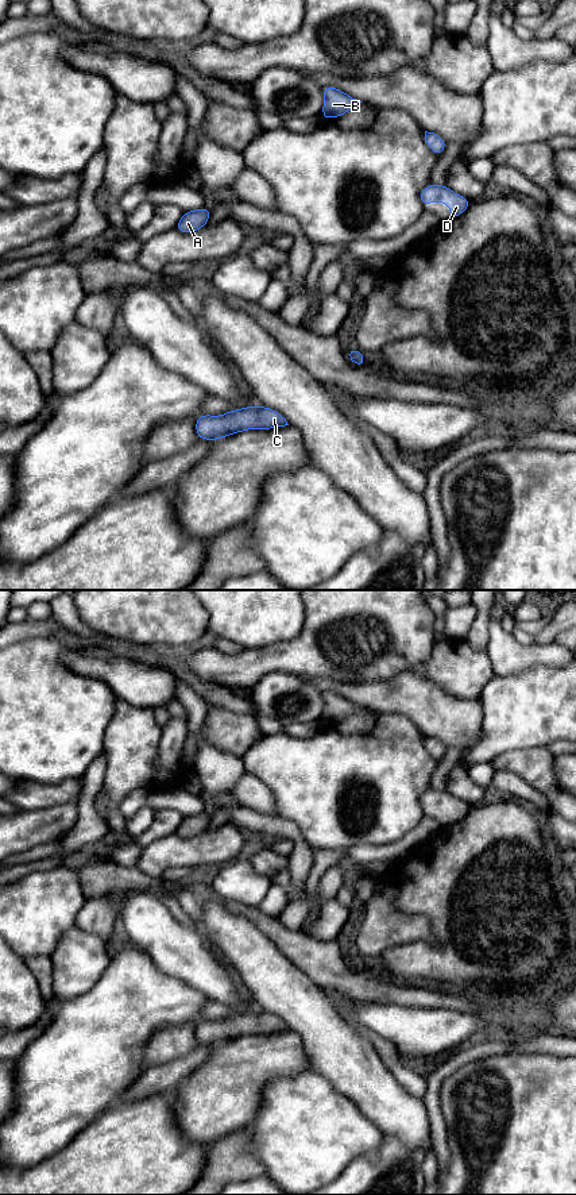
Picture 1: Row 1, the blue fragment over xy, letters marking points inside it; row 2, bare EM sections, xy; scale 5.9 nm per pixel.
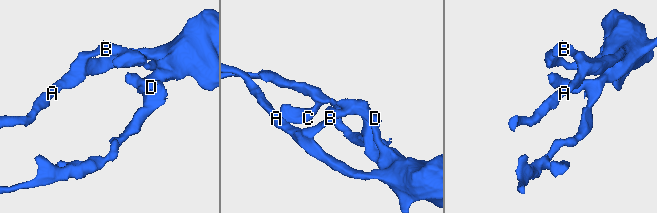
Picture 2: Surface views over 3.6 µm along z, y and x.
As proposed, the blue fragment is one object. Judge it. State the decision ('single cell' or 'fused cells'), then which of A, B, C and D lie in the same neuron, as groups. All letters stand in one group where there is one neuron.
single cell | A B C D

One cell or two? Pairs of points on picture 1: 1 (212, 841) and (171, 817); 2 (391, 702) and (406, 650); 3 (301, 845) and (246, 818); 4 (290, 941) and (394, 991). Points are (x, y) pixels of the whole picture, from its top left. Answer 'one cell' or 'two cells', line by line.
1: two cells
2: two cells
3: one cell
4: one cell

